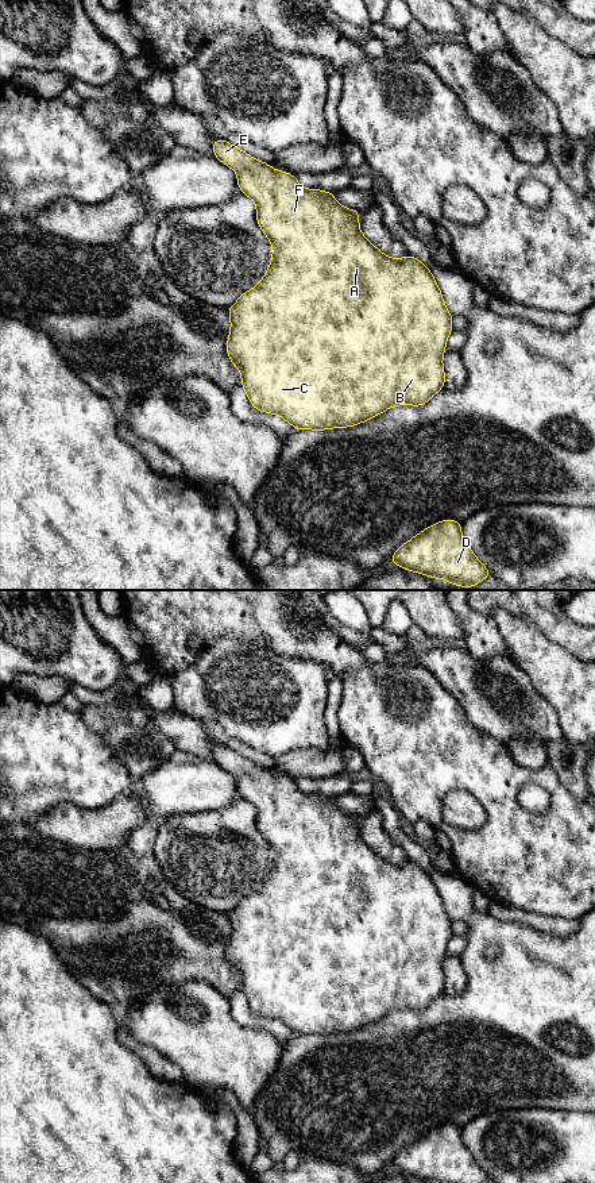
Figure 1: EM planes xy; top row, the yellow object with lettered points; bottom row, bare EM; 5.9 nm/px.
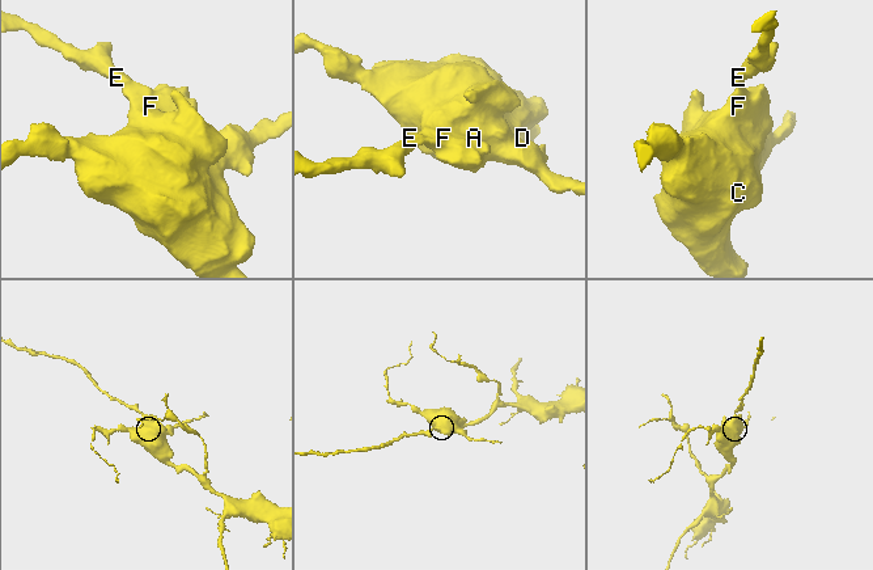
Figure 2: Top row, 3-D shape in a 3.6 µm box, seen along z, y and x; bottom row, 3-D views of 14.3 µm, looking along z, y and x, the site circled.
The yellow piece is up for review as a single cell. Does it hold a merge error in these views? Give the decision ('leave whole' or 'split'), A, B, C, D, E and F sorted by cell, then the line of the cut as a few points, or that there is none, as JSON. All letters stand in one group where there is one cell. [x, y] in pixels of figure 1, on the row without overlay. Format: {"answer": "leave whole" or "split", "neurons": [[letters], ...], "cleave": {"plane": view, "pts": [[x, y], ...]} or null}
{"answer": "leave whole", "neurons": [["A", "B", "C", "D", "E", "F"]], "cleave": null}

